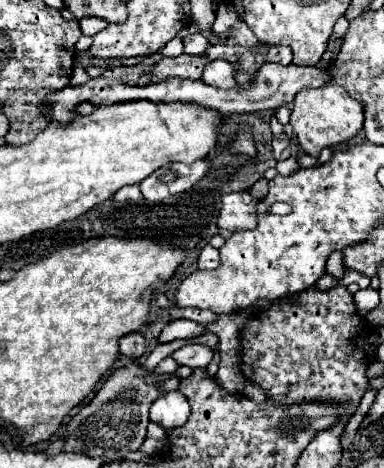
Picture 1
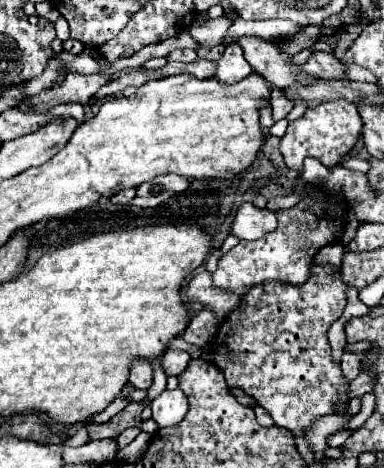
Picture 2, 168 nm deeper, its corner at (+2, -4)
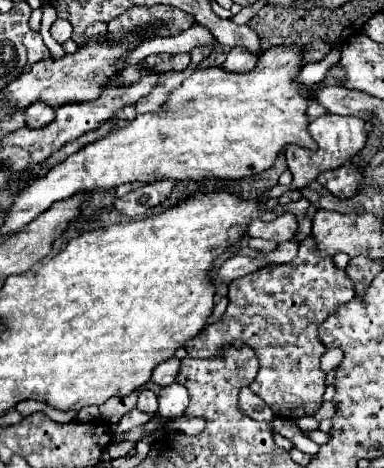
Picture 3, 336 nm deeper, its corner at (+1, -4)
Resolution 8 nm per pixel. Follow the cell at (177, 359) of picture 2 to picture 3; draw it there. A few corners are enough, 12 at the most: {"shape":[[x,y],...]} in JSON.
{"shape":[[176,356],[158,364],[152,380],[160,386],[170,386],[180,370]]}

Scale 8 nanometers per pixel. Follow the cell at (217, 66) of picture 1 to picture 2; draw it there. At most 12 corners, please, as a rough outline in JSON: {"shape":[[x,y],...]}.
{"shape":[[237,44],[217,62],[217,80],[235,84],[253,72]]}

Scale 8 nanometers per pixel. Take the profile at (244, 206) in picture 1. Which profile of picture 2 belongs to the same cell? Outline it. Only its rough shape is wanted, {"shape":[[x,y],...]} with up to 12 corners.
{"shape":[[243,204],[231,234],[257,240],[277,228],[271,210]]}

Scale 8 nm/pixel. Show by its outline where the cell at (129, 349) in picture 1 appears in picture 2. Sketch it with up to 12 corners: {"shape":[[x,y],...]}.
{"shape":[[147,360],[131,364],[129,384],[149,390],[153,368]]}

